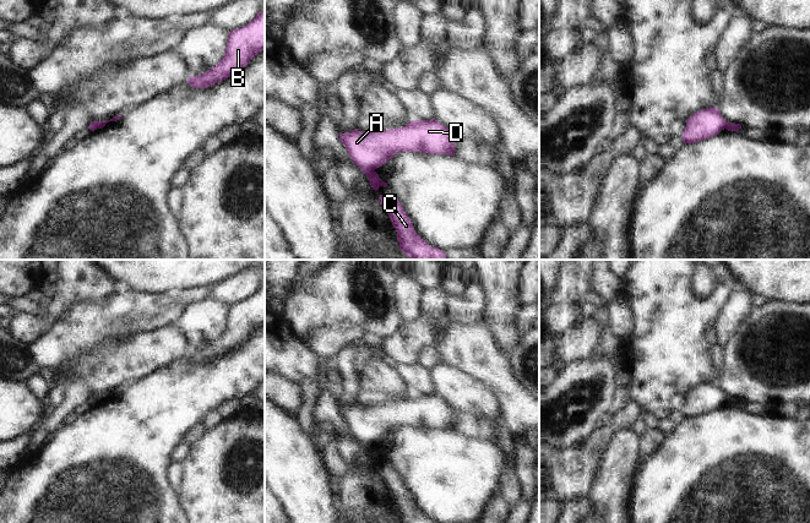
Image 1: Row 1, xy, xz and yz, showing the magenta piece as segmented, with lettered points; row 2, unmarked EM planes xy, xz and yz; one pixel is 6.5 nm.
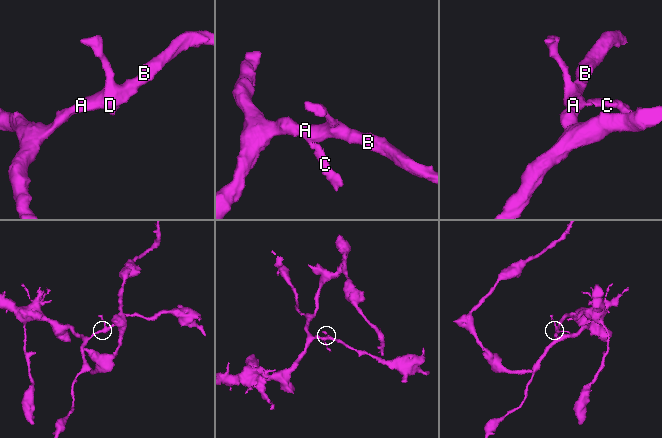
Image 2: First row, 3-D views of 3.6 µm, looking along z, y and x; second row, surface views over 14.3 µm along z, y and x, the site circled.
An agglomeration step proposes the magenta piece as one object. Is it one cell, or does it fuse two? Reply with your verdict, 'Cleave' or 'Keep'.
Cleave.

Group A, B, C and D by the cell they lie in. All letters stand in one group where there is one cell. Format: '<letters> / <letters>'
A B D / C

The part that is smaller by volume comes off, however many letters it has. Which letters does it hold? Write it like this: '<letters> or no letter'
C

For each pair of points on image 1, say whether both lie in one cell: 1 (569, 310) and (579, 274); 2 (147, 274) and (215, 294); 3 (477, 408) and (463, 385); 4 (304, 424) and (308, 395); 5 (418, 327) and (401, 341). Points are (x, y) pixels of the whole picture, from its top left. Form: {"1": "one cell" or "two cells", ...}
{"1": "one cell", "2": "two cells", "3": "one cell", "4": "one cell", "5": "one cell"}

